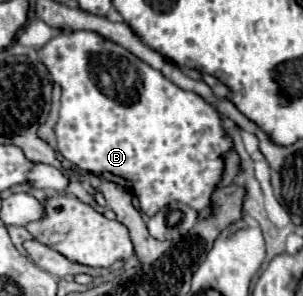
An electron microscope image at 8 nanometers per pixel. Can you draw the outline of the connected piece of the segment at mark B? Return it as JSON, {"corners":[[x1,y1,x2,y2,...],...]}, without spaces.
{"corners":[[61,31,37,51,37,59,61,87,59,119,53,129,65,159,137,195,141,211,149,217,171,201,187,203,199,215,209,213,211,193,223,173,223,155,233,147,213,105,201,95,173,85,161,71,93,31]]}

